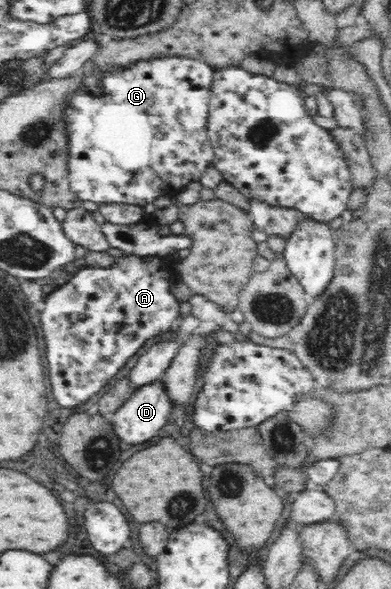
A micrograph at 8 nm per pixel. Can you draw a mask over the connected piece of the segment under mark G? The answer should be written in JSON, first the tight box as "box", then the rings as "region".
{"box":[64,56,216,208],"region":[[[166,56],[149,61],[136,61],[128,70],[115,72],[104,78],[102,88],[105,93],[96,96],[92,92],[78,91],[70,107],[66,109],[64,120],[68,122],[68,133],[70,135],[70,157],[68,157],[68,168],[70,168],[70,188],[82,201],[93,201],[94,203],[125,203],[138,205],[144,208],[148,203],[156,201],[158,197],[176,198],[186,185],[199,181],[206,168],[214,161],[214,150],[208,137],[208,117],[210,107],[210,89],[216,69],[207,65],[206,62],[186,59],[185,57]]]}

